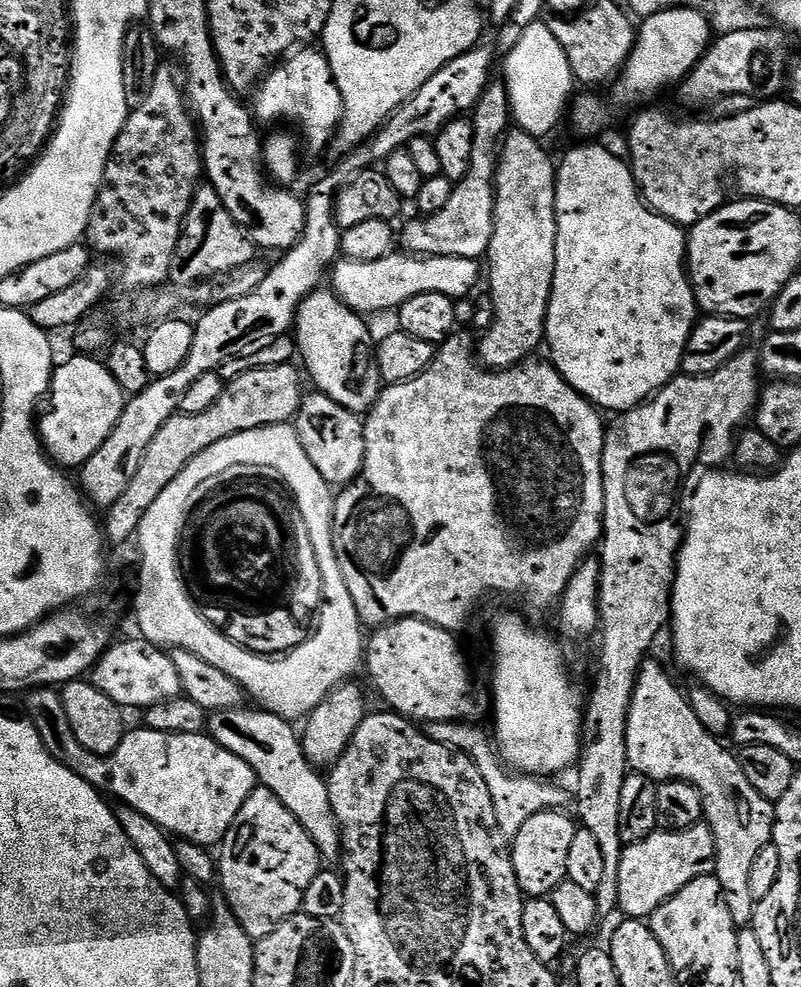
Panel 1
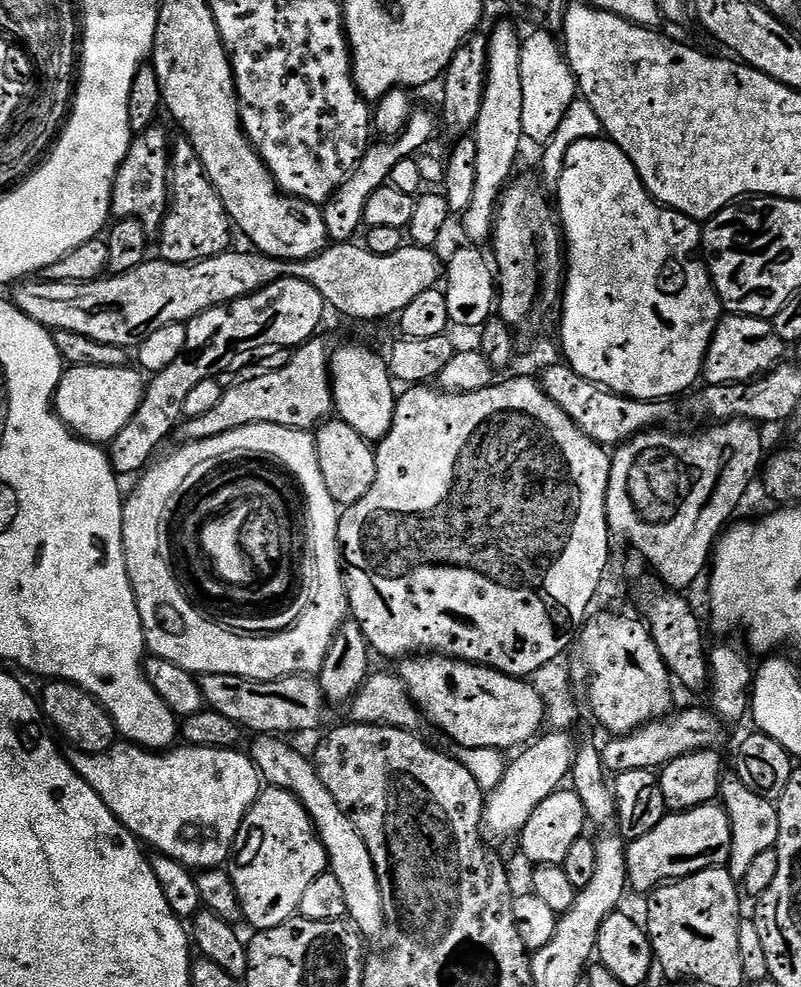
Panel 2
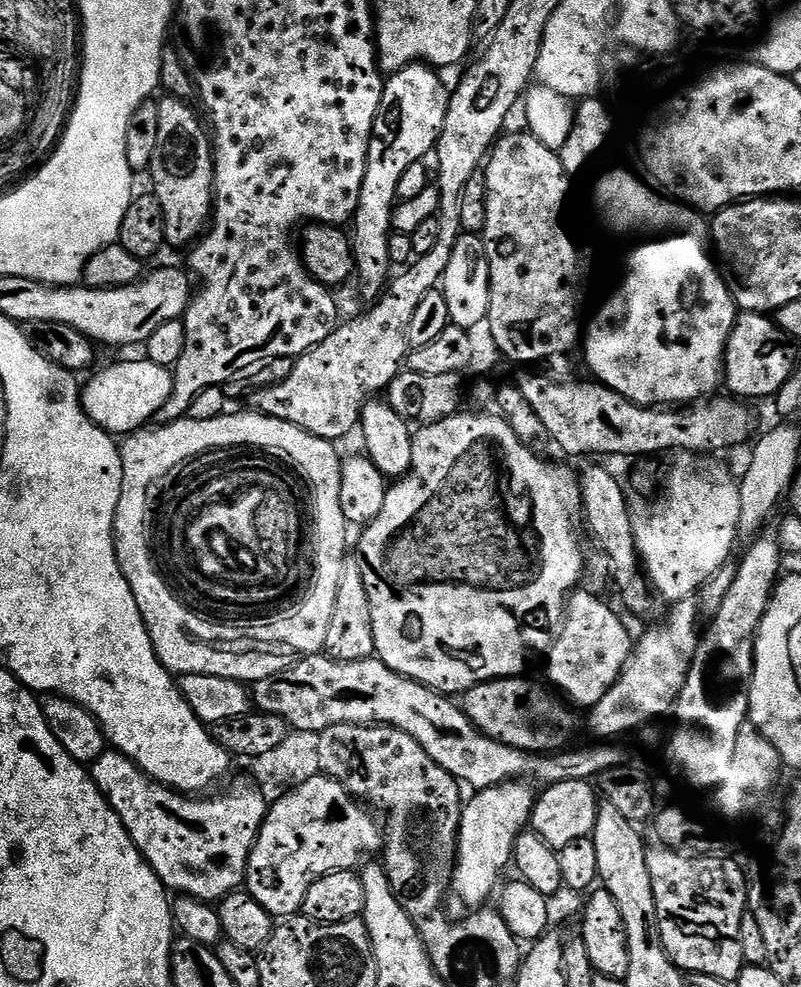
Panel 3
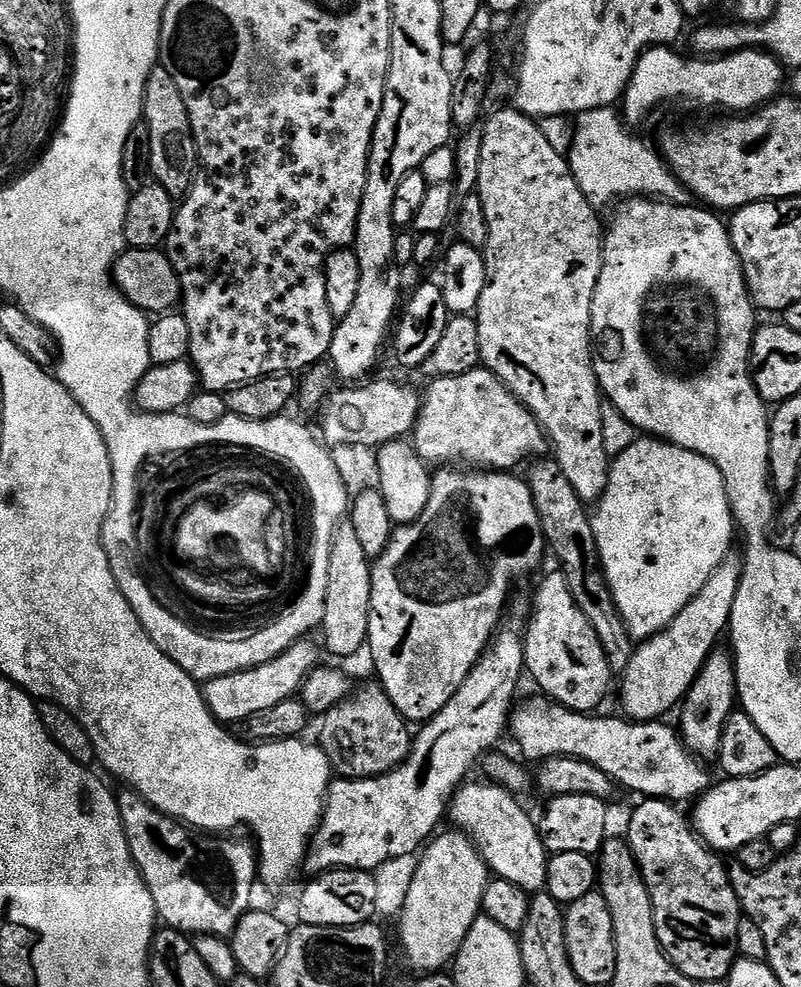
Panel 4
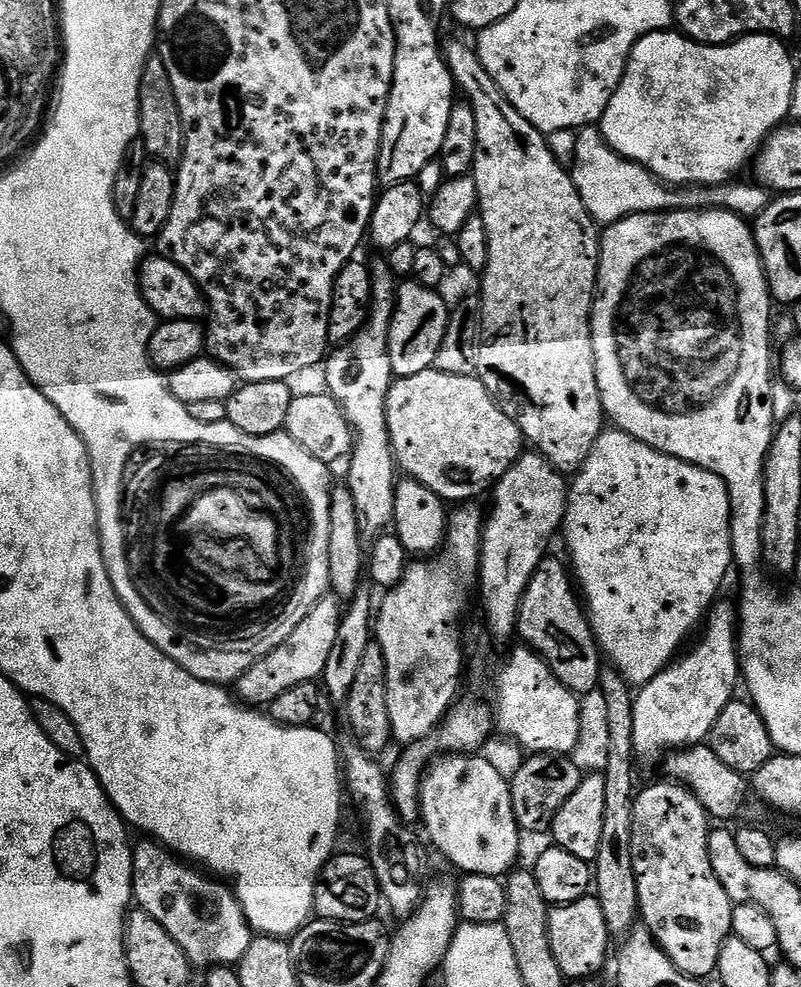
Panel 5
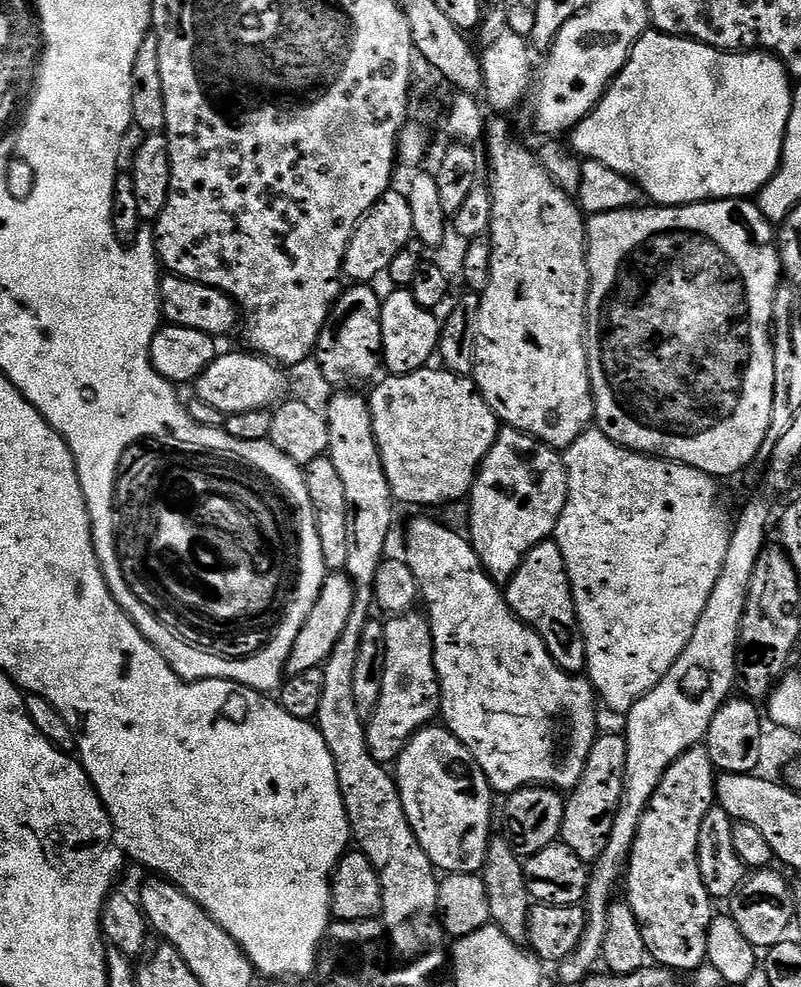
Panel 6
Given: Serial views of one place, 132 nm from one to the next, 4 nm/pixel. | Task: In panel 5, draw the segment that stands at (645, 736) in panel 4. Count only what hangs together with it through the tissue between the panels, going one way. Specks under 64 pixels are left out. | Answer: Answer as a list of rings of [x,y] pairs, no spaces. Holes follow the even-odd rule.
[[[707,743],[692,744],[683,750],[673,750],[663,757],[664,772],[669,781],[683,784],[702,802],[702,806],[708,812],[709,817],[716,822],[732,822],[736,815],[744,808],[744,803],[750,797],[750,784],[745,773],[738,770],[730,770],[718,754],[708,747]]]

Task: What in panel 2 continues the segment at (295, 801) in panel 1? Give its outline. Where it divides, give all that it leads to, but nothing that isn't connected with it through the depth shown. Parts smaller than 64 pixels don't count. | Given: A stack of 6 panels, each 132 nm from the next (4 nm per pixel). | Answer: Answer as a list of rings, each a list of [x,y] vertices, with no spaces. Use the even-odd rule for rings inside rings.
[[[264,734],[253,740],[256,741],[253,742],[252,748],[250,747],[250,755],[261,777],[273,788],[284,788],[287,792],[293,792],[315,824],[316,836],[322,842],[328,855],[329,869],[342,886],[342,894],[346,898],[348,911],[347,919],[351,921],[355,931],[359,932],[361,937],[383,937],[386,929],[382,894],[374,870],[374,858],[370,858],[370,850],[366,850],[366,842],[362,842],[362,834],[354,826],[354,822],[346,818],[338,802],[334,802],[334,794],[330,794],[330,790],[322,786],[322,778],[318,778],[316,765],[309,757],[307,760],[302,753],[295,752],[290,745],[280,741],[283,739],[272,734]]]

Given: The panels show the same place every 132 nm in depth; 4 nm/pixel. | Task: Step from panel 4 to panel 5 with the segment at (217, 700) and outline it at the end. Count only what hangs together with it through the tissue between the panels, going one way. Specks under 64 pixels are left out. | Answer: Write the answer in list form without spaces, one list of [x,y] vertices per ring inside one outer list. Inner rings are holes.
[[[325,594],[313,603],[307,613],[291,625],[284,641],[274,650],[265,652],[246,674],[234,685],[235,695],[244,706],[266,706],[278,698],[278,694],[290,690],[290,686],[302,686],[319,681],[326,670],[326,661],[334,646],[342,615],[342,604],[337,597]],[[240,695],[240,696],[239,696]]]

